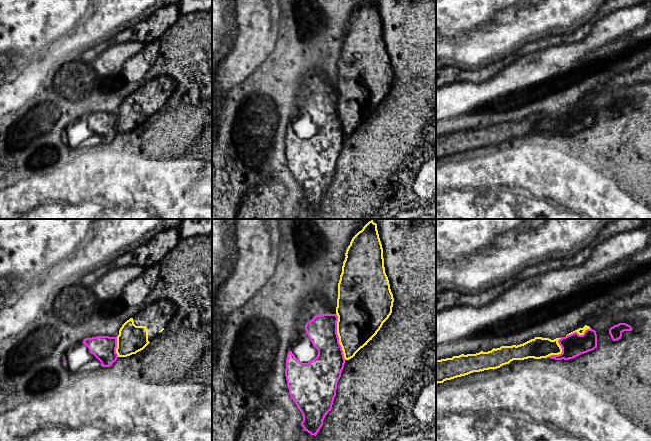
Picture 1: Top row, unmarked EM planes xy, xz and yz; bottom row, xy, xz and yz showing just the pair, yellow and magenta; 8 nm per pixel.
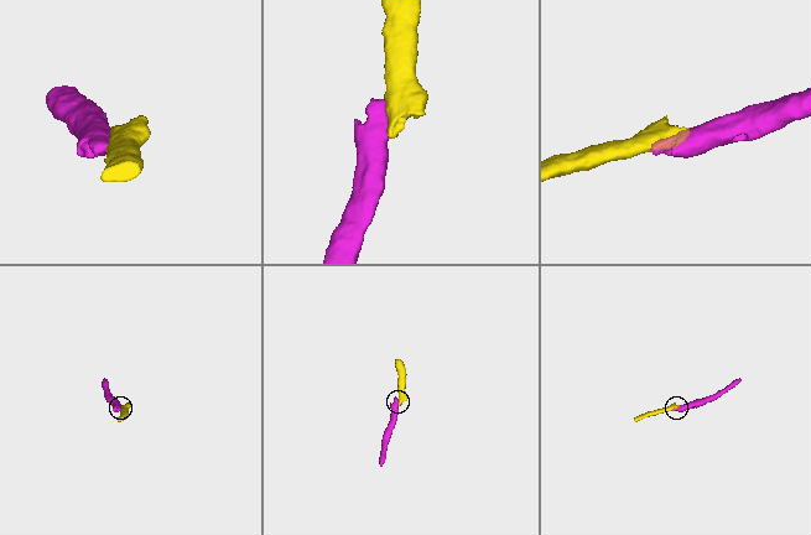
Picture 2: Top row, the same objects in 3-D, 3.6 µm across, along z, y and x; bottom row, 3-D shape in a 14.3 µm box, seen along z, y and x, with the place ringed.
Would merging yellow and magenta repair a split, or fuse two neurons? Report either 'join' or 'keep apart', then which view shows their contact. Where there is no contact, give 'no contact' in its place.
keep apart; contact in xz

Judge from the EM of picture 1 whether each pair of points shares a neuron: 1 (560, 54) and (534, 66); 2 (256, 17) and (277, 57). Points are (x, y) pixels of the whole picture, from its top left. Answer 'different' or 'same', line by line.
1: same
2: different

